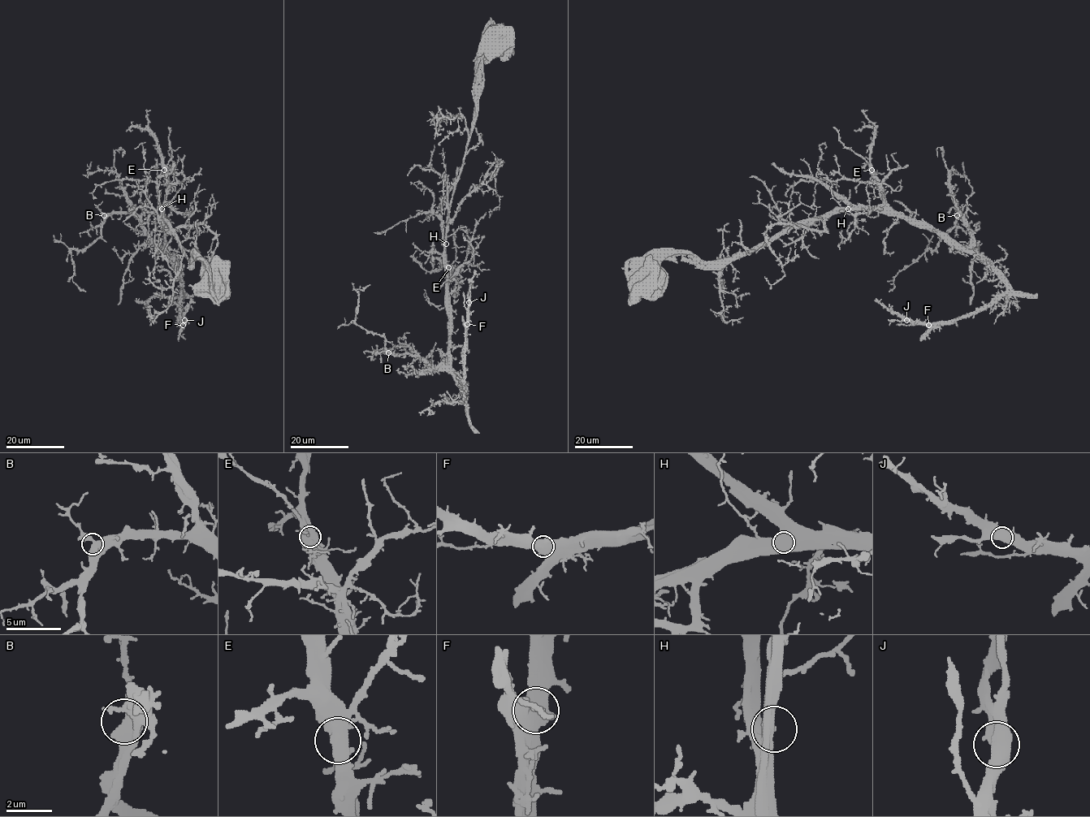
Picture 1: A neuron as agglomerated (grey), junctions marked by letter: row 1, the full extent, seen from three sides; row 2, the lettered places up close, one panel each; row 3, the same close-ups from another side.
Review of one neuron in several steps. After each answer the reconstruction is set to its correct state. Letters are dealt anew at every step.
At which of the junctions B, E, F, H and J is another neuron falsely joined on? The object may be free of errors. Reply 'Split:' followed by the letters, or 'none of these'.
Split: none of these

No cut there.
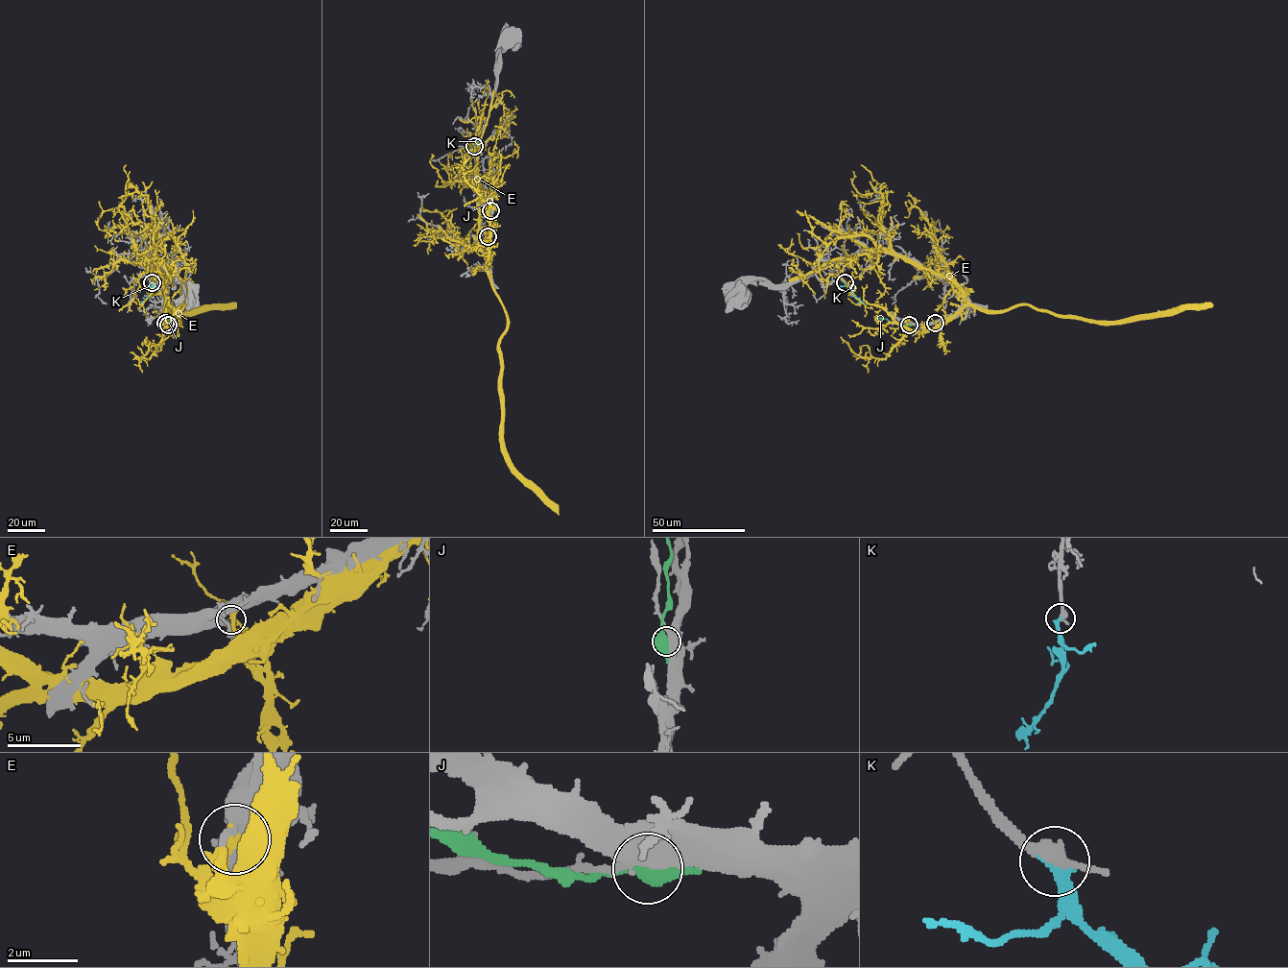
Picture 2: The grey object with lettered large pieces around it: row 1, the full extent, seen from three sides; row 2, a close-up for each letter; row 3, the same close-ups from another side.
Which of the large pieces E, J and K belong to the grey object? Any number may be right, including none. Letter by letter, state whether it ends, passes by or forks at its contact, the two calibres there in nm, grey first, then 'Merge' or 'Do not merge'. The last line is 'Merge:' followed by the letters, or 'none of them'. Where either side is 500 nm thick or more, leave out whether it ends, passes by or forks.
E: It ends there. Thickness 440 nm (grey) against 220 nm. Do not merge
J: Thickness 550 nm (grey) against 600 nm. Do not merge
K: It ends there. Thickness 320 nm (grey) against 280 nm. Merge
Merge: K

